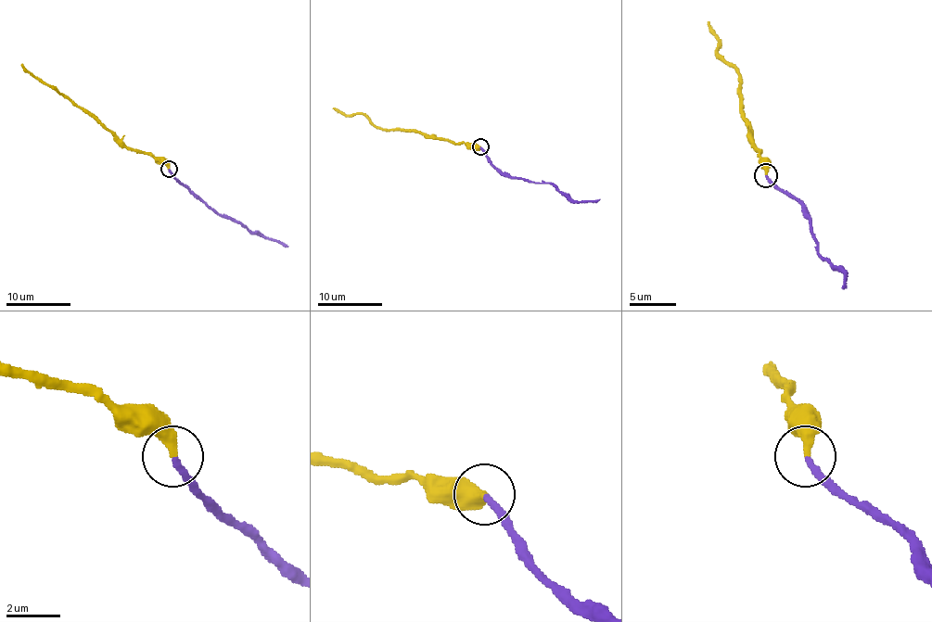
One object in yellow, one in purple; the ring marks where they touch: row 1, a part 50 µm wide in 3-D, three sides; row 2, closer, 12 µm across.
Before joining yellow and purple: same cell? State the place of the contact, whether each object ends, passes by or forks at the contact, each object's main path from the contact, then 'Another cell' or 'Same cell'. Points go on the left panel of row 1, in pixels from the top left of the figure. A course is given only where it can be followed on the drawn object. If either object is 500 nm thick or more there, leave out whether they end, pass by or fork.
Place: (169, 169). At the ring yellow ends. At the ring purple ends. Course of yellow: (169, 169), (149, 154), (127, 149), (52, 85), (42, 83), (21, 64). Course of purple: (169, 169), (219, 213), (241, 222), (263, 237), (276, 239), (287, 247). Same cell

